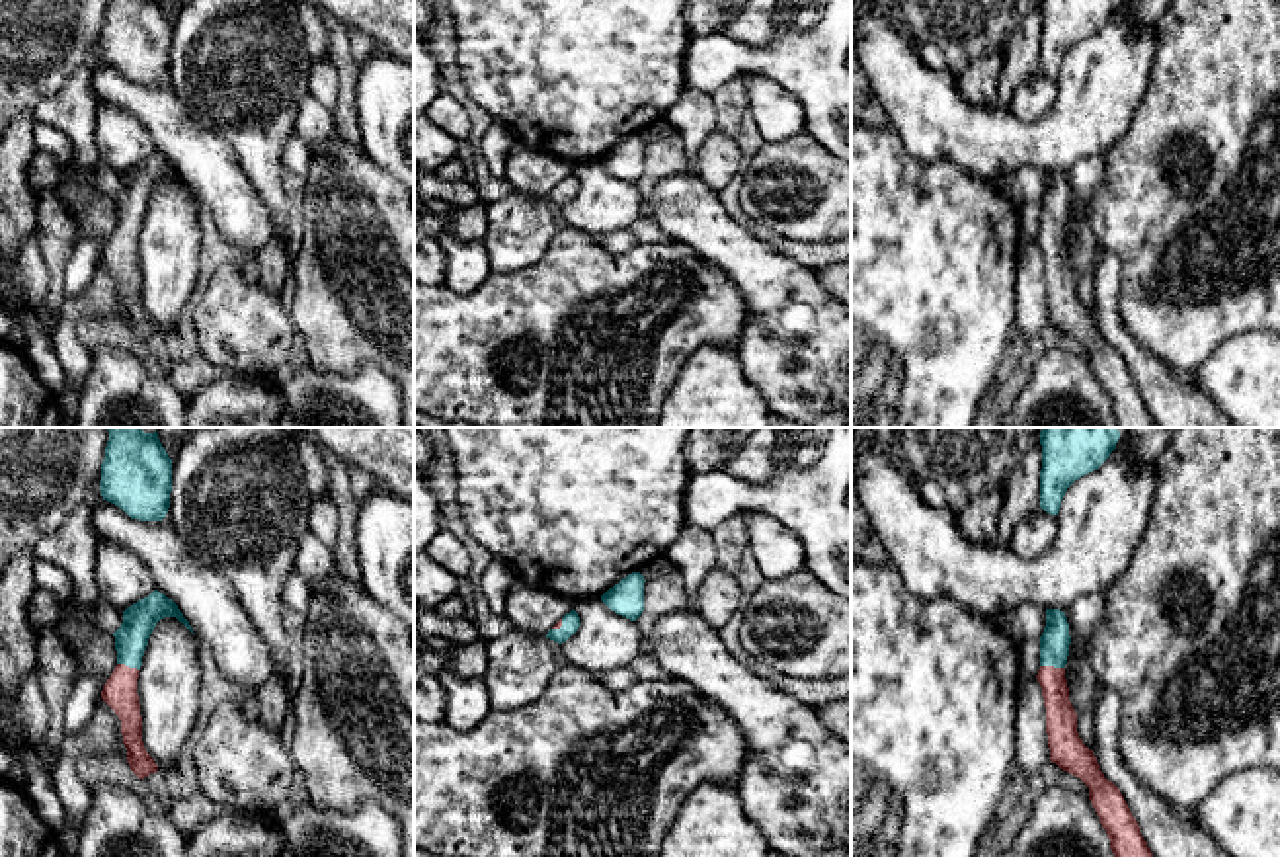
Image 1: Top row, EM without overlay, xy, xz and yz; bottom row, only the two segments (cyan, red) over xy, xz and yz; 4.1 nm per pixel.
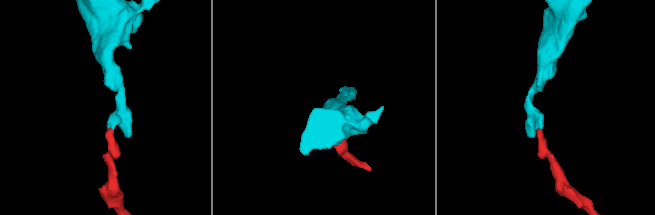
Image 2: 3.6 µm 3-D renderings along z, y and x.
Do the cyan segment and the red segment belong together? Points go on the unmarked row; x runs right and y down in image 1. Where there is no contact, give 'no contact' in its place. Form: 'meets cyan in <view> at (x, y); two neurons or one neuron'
meets cyan in yz at (1052, 227); one neuron

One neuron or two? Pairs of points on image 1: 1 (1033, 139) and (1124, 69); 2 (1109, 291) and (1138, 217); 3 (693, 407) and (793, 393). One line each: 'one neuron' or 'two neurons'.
1: one neuron
2: two neurons
3: two neurons

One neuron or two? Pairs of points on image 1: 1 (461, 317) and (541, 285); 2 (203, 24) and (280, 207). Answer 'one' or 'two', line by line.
1: one
2: one

